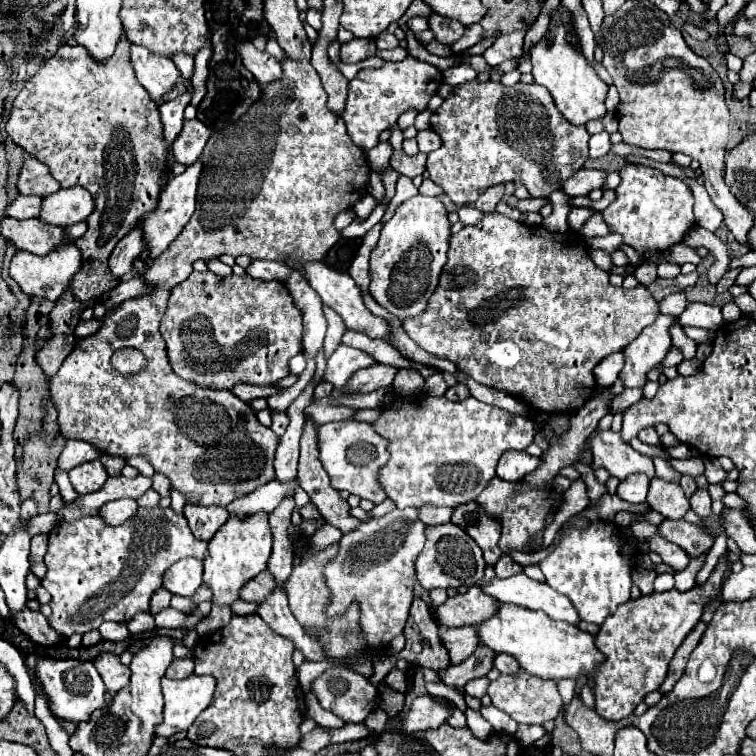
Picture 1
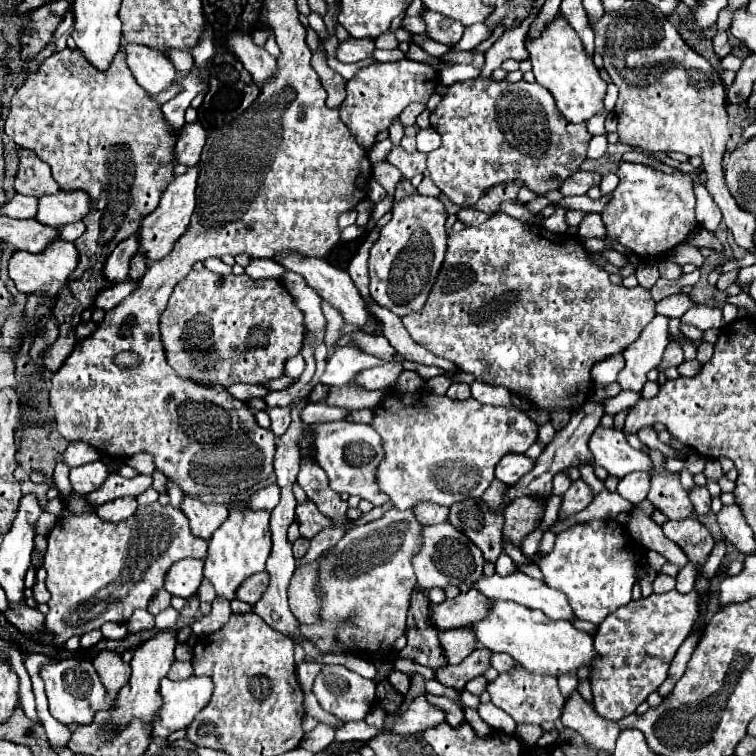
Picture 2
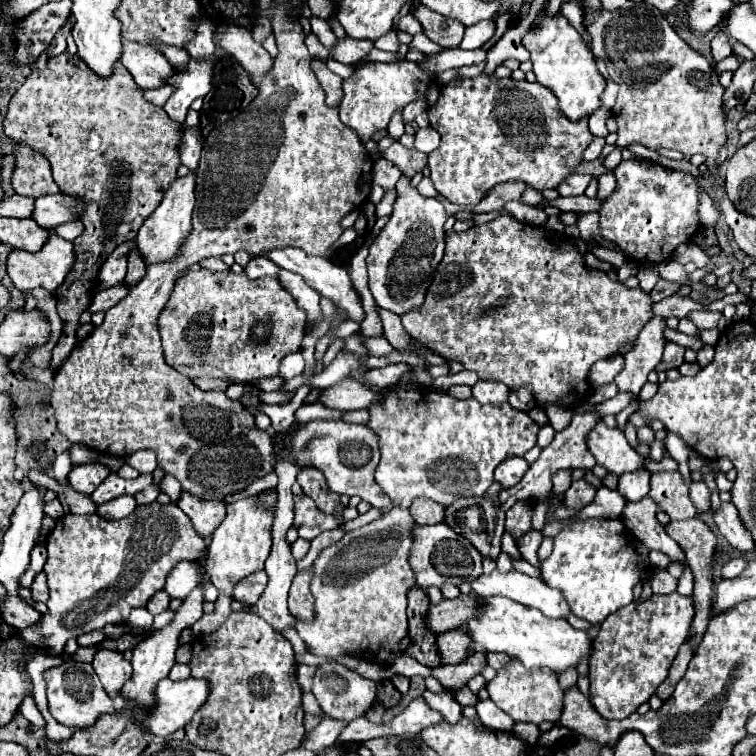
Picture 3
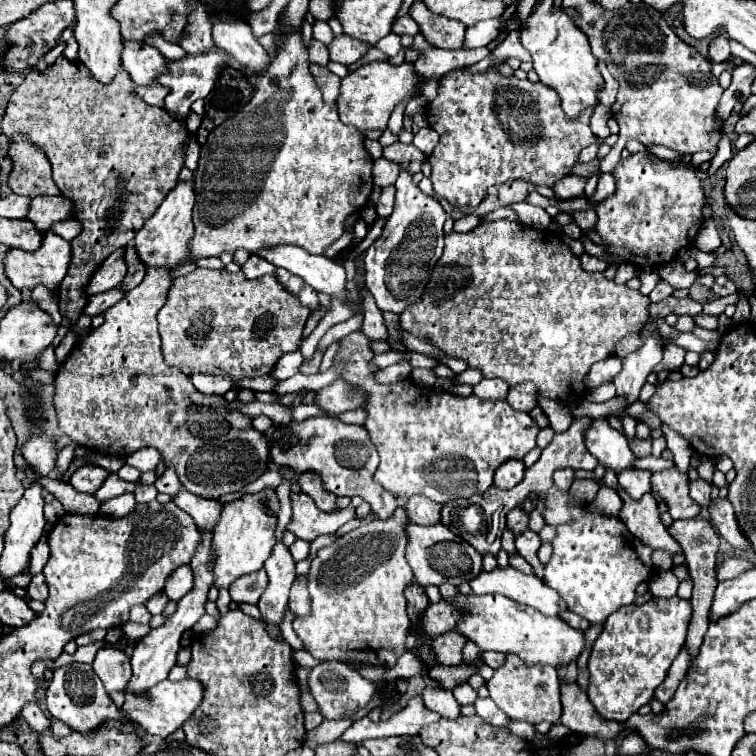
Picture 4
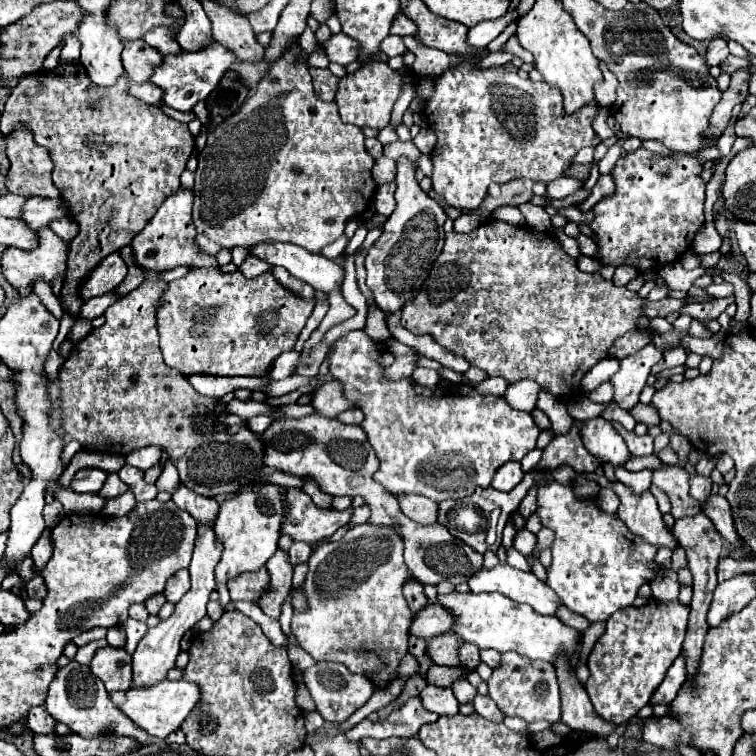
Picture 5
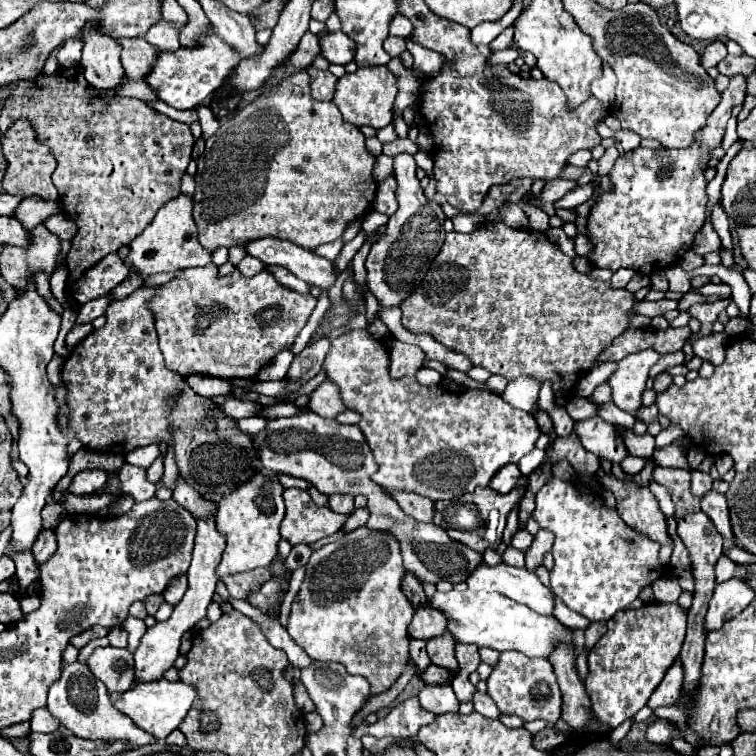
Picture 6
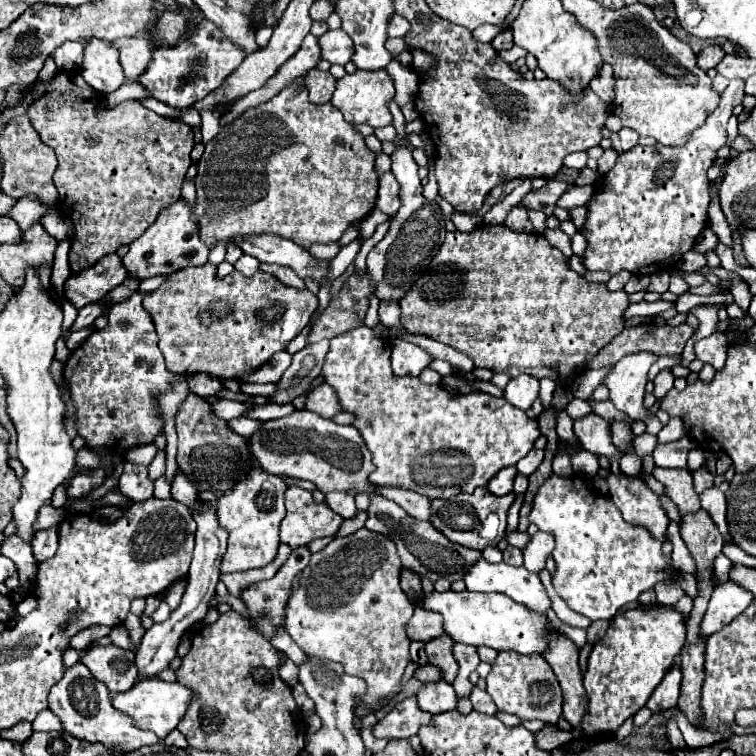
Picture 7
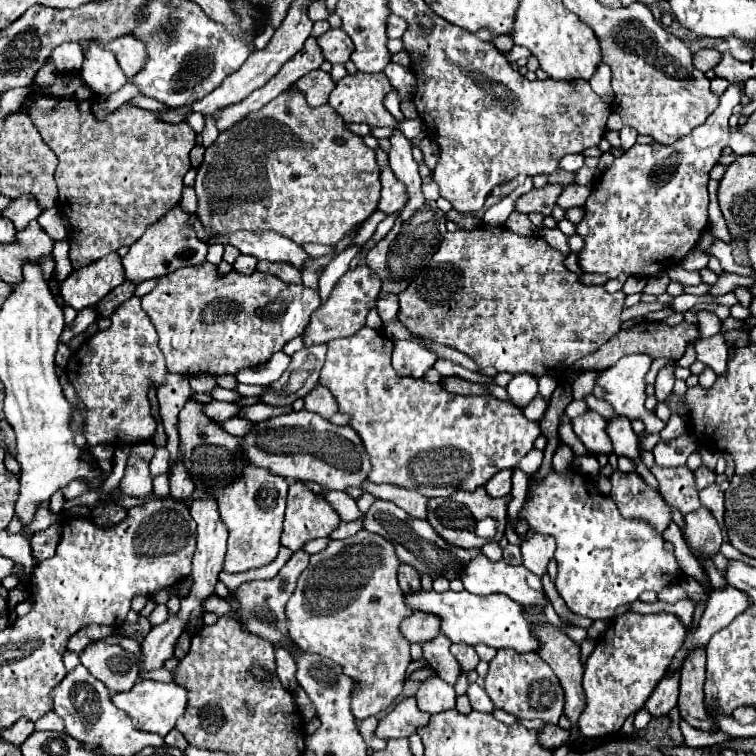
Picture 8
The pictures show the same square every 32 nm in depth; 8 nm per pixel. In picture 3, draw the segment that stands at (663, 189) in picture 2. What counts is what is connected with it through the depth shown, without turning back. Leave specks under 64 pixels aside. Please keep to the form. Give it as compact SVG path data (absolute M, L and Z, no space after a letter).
M640 156L622 160L616 170L616 190L598 210L602 238L616 244L626 260L640 264L660 264L670 260L680 244L692 242L700 230L698 220L698 180L682 170L670 170Z

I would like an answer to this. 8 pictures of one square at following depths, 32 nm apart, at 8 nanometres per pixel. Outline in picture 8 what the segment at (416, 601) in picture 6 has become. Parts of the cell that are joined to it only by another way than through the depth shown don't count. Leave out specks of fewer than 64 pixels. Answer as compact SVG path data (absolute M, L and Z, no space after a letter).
M400 564L400 568L398 568L398 584L400 584L402 592L420 590L420 574L416 572L416 568L412 568L408 564Z

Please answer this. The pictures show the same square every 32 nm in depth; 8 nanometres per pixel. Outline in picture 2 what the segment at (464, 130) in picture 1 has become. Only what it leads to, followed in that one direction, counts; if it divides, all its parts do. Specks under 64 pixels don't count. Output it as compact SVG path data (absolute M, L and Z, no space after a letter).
M492 78L456 82L430 112L430 124L442 136L440 148L428 154L430 178L450 202L462 208L474 206L488 188L503 182L518 180L540 196L548 190L558 190L560 184L586 160L588 142L592 138L592 134L586 130L586 122L572 124L562 116L562 112L556 108L556 100L544 86L536 82L528 84L524 80L516 84L508 84L506 80L498 82Z

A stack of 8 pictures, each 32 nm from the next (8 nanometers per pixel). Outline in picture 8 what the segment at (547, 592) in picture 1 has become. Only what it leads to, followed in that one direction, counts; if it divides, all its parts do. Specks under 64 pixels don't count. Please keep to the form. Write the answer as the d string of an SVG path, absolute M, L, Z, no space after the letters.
M482 552L464 566L464 570L460 574L460 580L464 584L464 590L468 590L470 594L478 594L478 596L506 594L508 598L516 600L520 606L542 606L544 608L544 602L546 602L542 582L540 582L538 576L534 576L524 566L512 566L512 564L506 564L504 560L492 562Z

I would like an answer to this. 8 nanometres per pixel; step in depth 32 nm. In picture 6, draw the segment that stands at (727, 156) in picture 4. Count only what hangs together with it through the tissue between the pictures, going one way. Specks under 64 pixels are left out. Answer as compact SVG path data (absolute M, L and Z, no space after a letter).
M731 117L728 121L726 132L722 140L721 147L727 151L739 138L735 126L736 119Z

